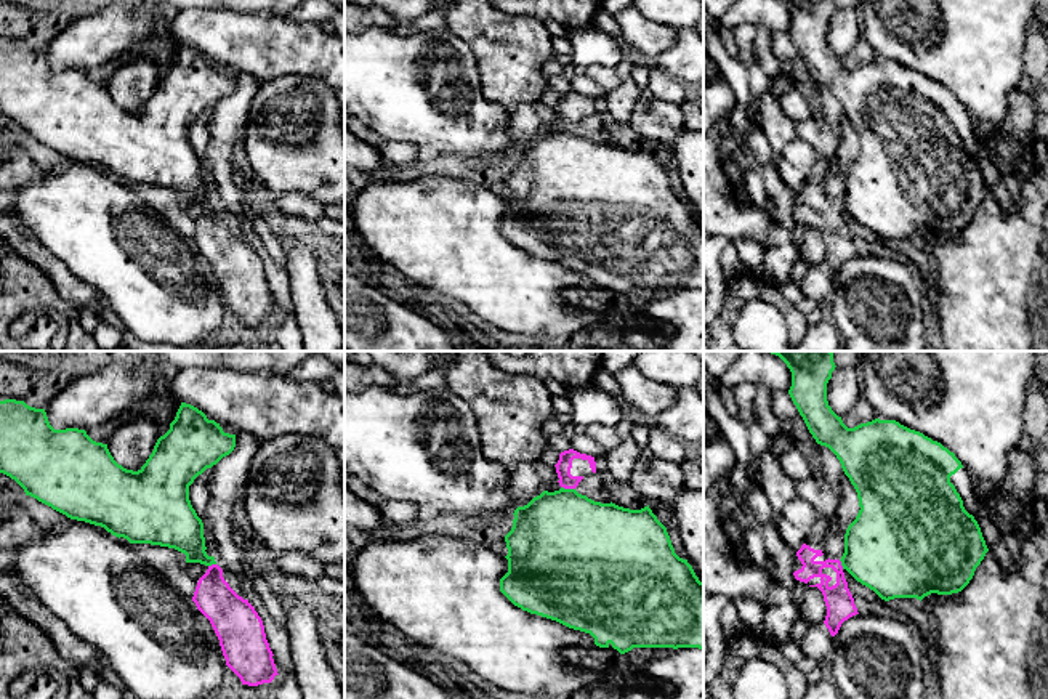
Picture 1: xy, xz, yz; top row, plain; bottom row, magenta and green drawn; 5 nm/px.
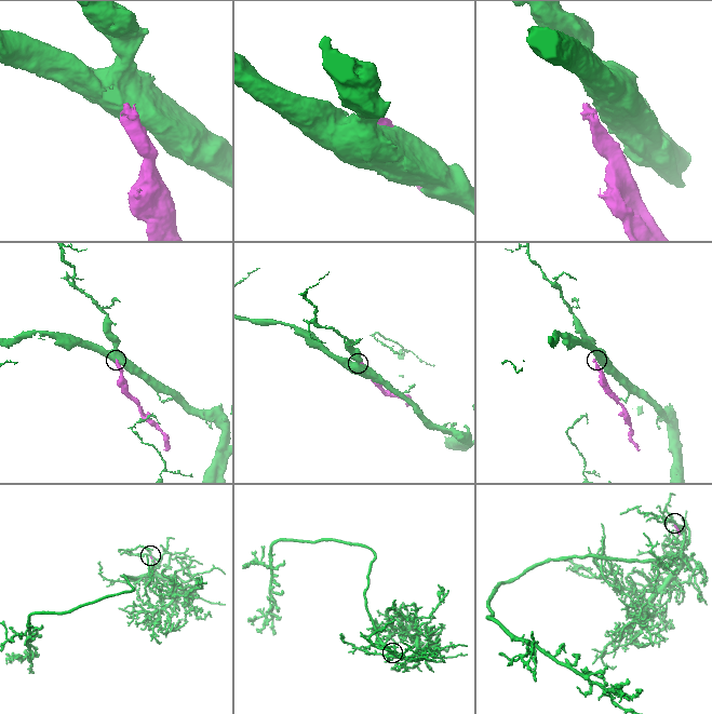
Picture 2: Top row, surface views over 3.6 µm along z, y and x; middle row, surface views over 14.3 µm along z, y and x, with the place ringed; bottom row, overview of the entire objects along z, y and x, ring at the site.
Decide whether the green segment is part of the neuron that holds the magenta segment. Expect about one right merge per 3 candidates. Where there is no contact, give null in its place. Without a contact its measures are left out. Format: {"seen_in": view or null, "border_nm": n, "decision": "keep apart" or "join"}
{"seen_in": "xz", "border_nm": 70, "decision": "keep apart"}

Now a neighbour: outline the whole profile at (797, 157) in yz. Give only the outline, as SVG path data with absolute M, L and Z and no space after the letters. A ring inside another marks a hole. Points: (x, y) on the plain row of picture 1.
M795 138L782 147L776 170L782 181L798 192L816 160L817 154L812 146L801 138Z

